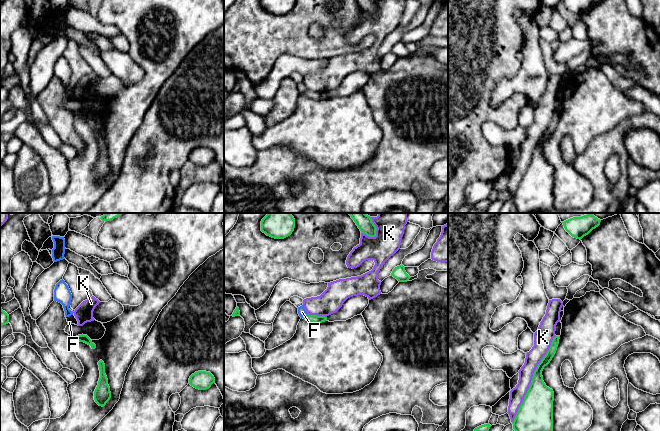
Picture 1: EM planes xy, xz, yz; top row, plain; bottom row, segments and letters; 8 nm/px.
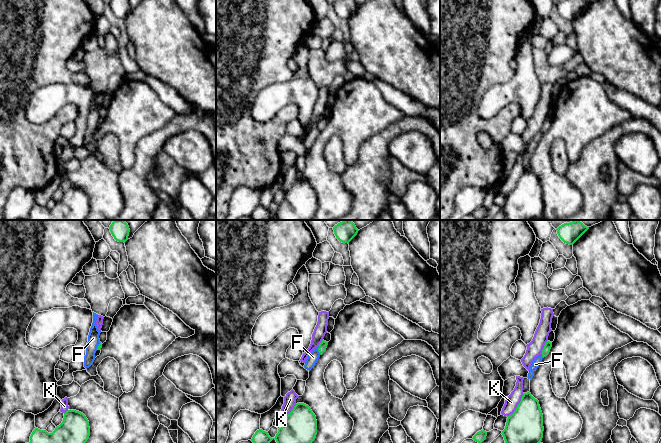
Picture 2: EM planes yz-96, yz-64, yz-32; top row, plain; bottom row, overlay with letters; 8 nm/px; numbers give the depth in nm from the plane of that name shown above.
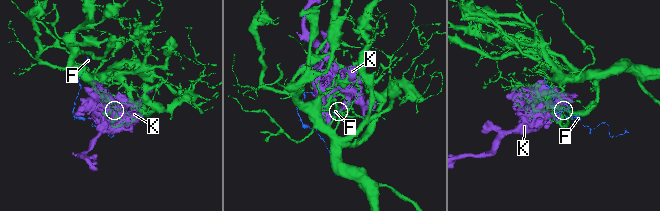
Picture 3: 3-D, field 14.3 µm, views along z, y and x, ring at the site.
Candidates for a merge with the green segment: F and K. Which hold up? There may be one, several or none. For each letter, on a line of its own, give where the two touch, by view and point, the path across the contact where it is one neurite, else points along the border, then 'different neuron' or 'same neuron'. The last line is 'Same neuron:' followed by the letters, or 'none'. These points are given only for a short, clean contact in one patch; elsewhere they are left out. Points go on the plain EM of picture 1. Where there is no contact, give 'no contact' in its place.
F: xz (304, 92) | along xz (306, 90), (302, 93) | different neuron
K: yz (532, 155) | different neuron
Same neuron: none

